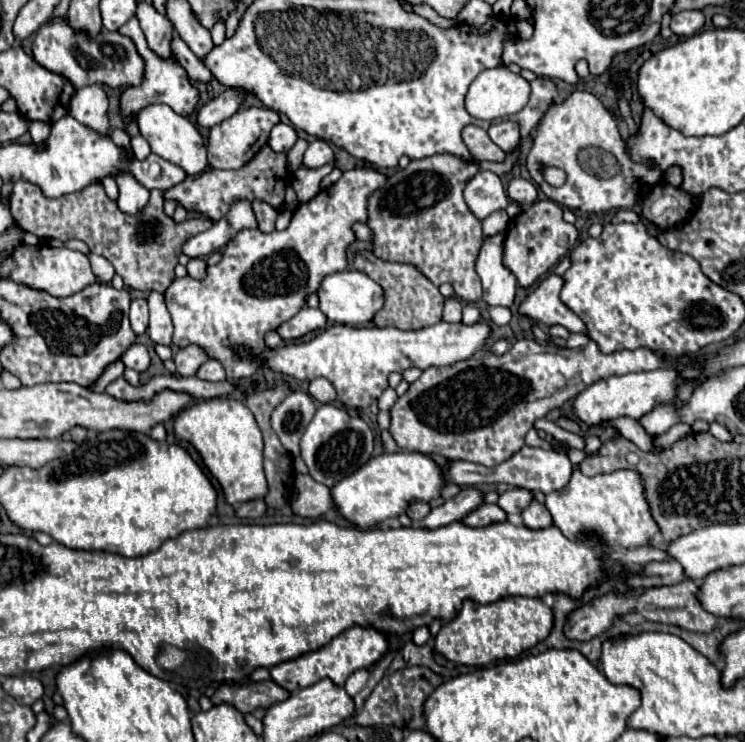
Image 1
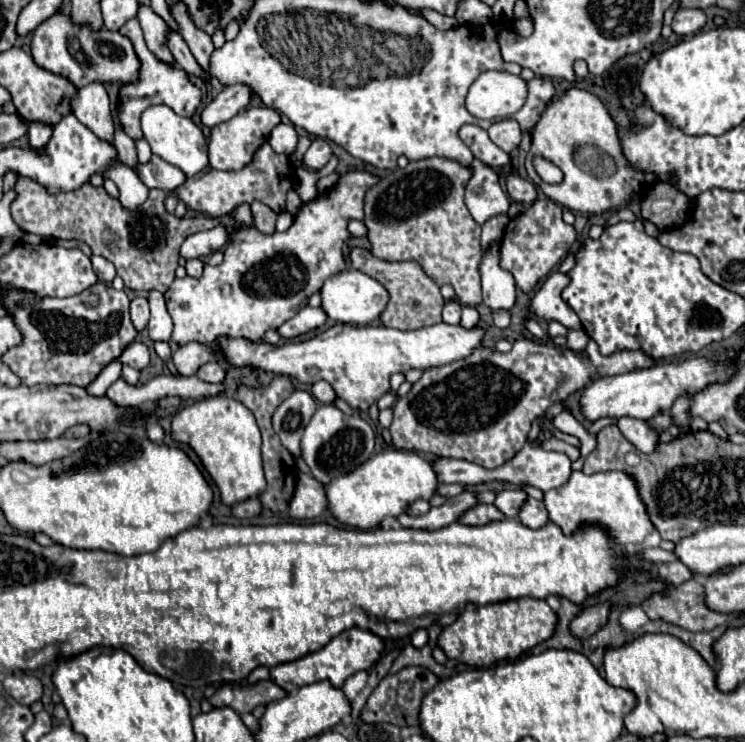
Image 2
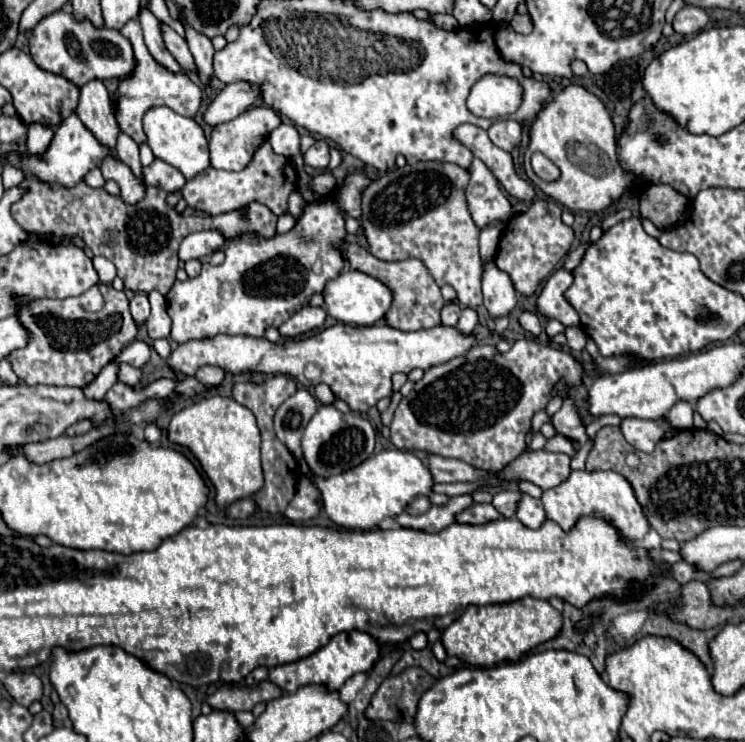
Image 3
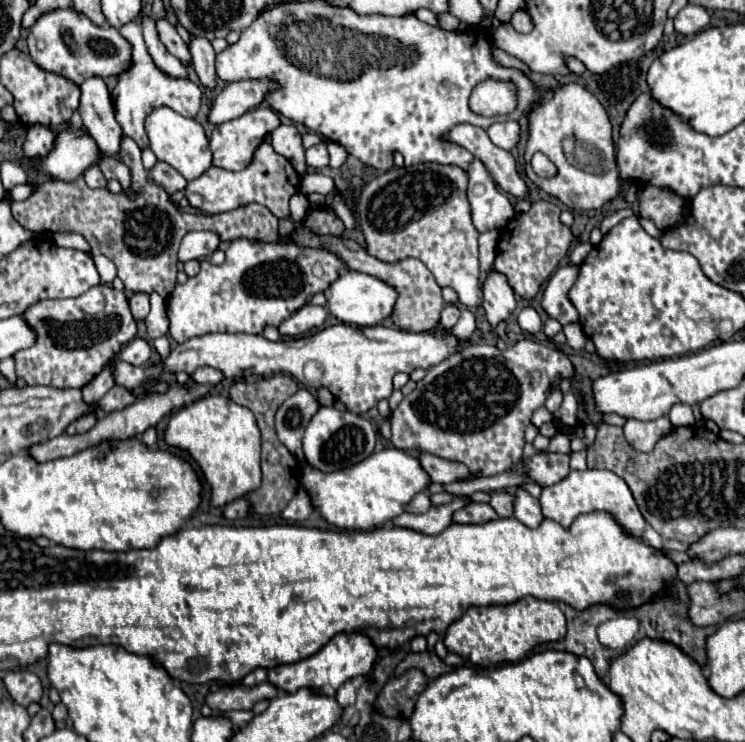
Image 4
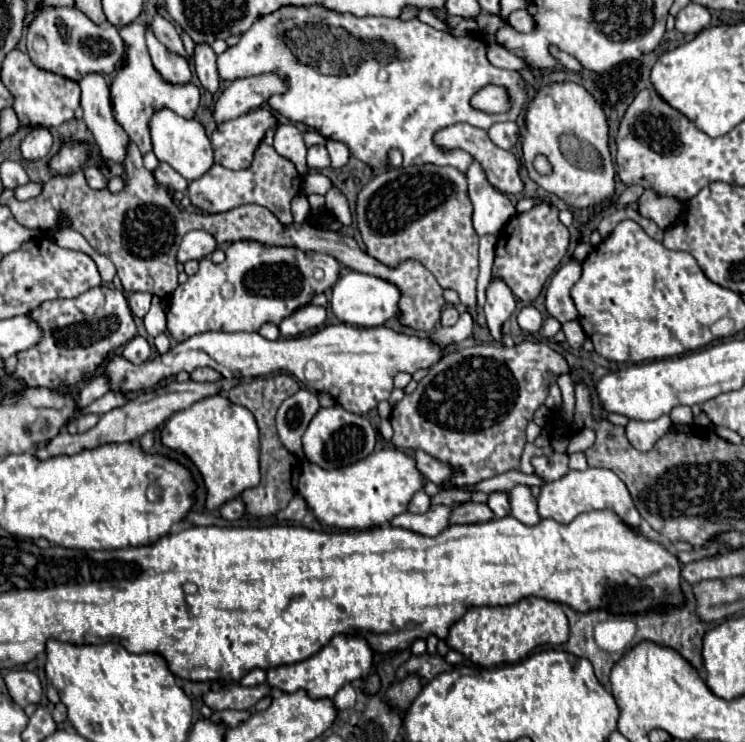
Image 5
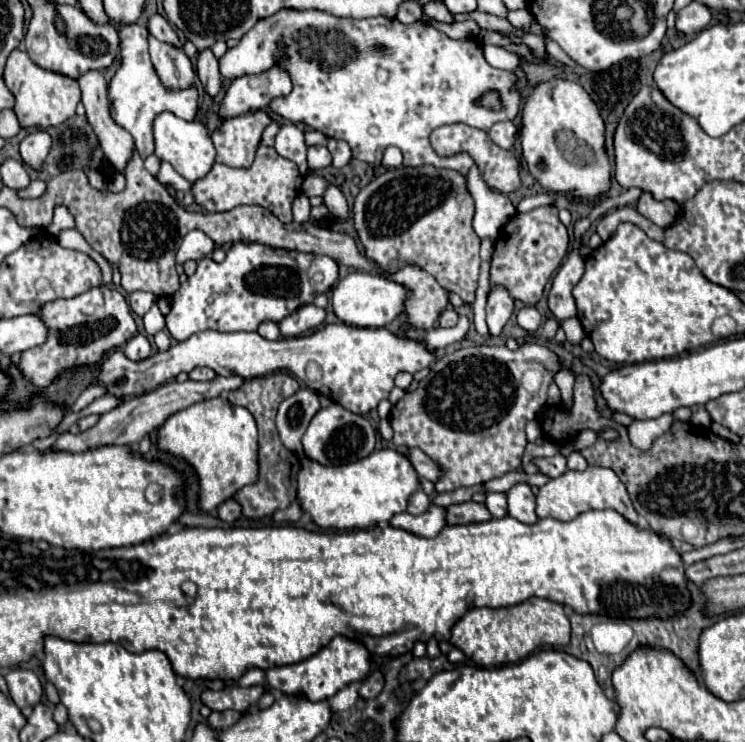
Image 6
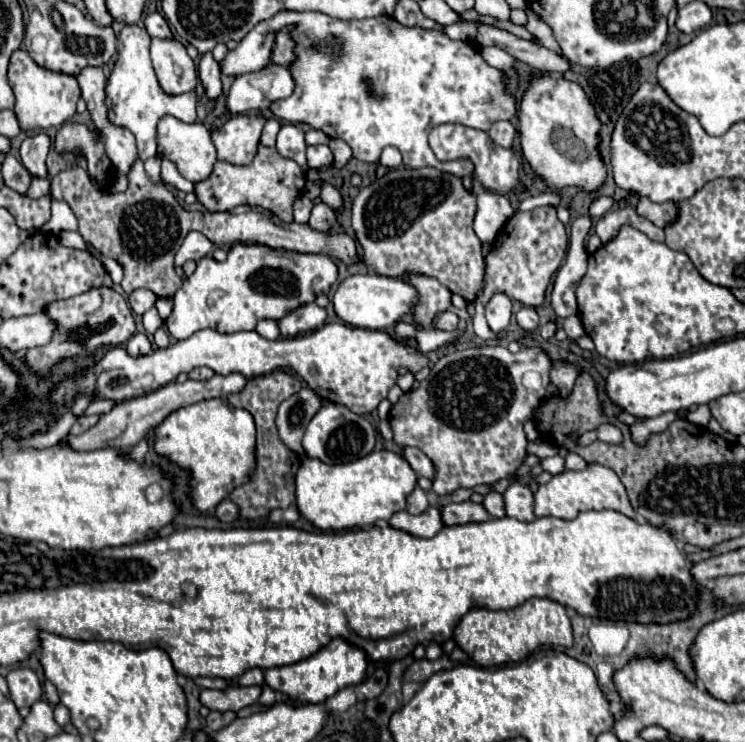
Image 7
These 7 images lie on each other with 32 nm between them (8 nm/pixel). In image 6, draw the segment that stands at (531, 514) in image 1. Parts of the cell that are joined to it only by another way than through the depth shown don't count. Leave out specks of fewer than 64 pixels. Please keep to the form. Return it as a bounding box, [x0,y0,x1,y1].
[506,484,536,524]

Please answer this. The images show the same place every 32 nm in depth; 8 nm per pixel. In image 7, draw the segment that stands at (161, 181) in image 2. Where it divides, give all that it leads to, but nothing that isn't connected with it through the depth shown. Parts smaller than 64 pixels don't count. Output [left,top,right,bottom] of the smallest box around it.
[160,160,194,192]

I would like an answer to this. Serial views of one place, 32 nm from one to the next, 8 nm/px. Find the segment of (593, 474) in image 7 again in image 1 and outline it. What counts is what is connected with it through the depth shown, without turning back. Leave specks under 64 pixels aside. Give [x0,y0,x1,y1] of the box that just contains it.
[546,470,660,548]

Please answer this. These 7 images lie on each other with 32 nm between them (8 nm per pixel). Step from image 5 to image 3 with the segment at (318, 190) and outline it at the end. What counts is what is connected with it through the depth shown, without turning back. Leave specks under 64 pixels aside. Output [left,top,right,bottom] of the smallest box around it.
[310,172,336,196]

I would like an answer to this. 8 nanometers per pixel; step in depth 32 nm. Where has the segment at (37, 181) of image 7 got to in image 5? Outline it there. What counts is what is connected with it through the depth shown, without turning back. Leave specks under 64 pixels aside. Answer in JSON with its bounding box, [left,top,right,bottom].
[14,182,42,200]

